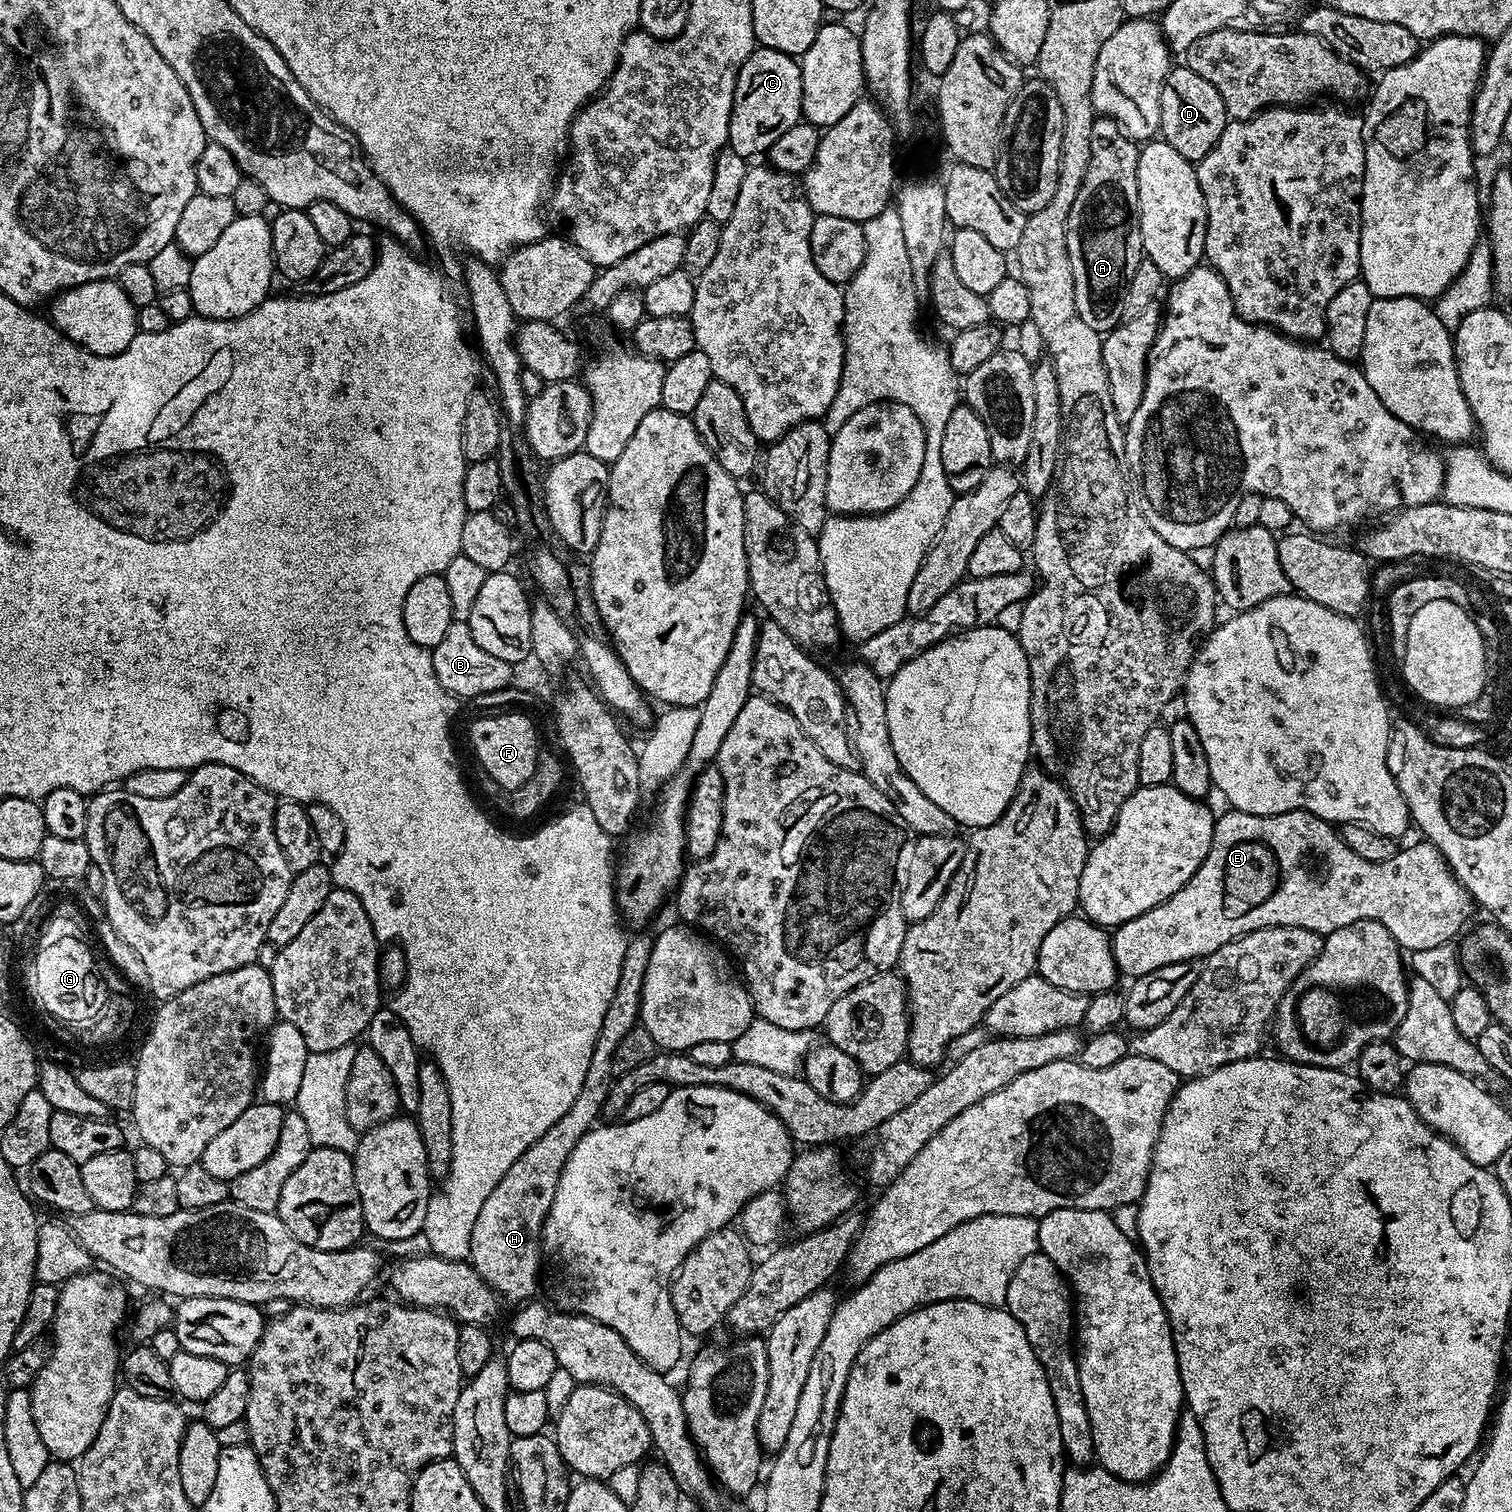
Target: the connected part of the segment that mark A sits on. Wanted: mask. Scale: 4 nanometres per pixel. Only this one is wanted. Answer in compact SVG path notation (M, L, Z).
M1098 118L1094 122L1094 130L1090 130L1090 162L1089 165L1086 166L1086 178L1082 178L1082 186L1078 190L1078 198L1074 198L1074 206L1070 206L1070 218L1066 222L1066 250L1070 254L1070 270L1074 270L1074 302L1078 306L1078 314L1082 314L1082 322L1088 323L1090 327L1092 327L1096 332L1101 334L1107 334L1110 329L1116 327L1117 324L1121 323L1122 317L1119 310L1119 303L1124 299L1124 291L1126 290L1126 286L1130 282L1130 278L1134 274L1134 270L1140 265L1140 261L1142 259L1142 238L1140 237L1140 213L1138 212L1138 178L1136 175L1138 174L1138 158L1140 157L1140 148L1138 147L1137 141L1131 140L1127 134L1122 131L1118 127L1118 125L1113 121L1107 118Z

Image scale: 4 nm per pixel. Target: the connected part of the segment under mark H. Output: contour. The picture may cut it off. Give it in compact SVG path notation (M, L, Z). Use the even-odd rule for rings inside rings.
M636 936L628 940L626 954L622 958L622 970L618 974L618 986L614 986L614 998L606 1006L606 1014L602 1017L602 1030L598 1030L598 1042L594 1042L594 1054L590 1058L590 1066L586 1070L586 1082L582 1082L582 1090L578 1090L578 1098L574 1098L574 1106L554 1122L542 1134L542 1138L535 1140L502 1174L498 1186L490 1190L490 1198L482 1205L482 1210L478 1210L478 1219L474 1221L472 1231L472 1241L470 1242L470 1254L467 1259L470 1261L476 1273L485 1280L496 1293L501 1301L509 1300L512 1306L520 1306L531 1301L532 1287L536 1284L536 1267L540 1264L542 1257L542 1210L547 1210L554 1200L554 1190L558 1190L558 1182L574 1146L582 1137L597 1123L596 1119L601 1119L604 1111L610 1081L613 1079L612 1055L618 1048L618 1042L630 1034L630 1030L637 1027L640 1019L640 994L644 985L645 972L648 969L650 960L650 950L652 949L653 937Z

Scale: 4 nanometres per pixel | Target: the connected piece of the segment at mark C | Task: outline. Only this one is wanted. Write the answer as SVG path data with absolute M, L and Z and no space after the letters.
M757 47L746 58L746 62L740 68L740 73L736 79L736 89L734 90L734 102L732 103L732 113L730 114L730 126L728 127L727 147L733 152L742 154L745 158L753 158L759 154L767 153L770 146L790 126L801 123L801 108L803 106L803 78L800 73L801 65L793 57L779 52L773 48Z

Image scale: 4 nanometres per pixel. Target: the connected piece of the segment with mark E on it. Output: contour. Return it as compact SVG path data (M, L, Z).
M1228 810L1228 813L1221 820L1219 817L1213 823L1212 845L1202 862L1202 866L1198 866L1198 870L1193 876L1170 898L1166 898L1161 904L1154 906L1148 912L1144 912L1138 918L1119 925L1111 933L1116 971L1121 977L1135 978L1150 974L1162 966L1170 966L1174 962L1186 962L1187 960L1196 962L1214 954L1214 950L1226 946L1226 942L1237 940L1238 937L1250 934L1254 930L1262 930L1270 926L1298 926L1306 930L1327 934L1338 930L1342 926L1350 926L1359 920L1373 920L1374 922L1382 922L1382 926L1386 926L1386 930L1390 930L1390 934L1394 934L1394 938L1400 943L1401 949L1407 950L1409 953L1418 950L1430 950L1430 946L1442 946L1455 941L1461 935L1460 927L1467 922L1468 915L1471 914L1472 908L1474 909L1474 901L1453 874L1452 867L1444 861L1444 855L1430 843L1419 843L1412 844L1409 848L1401 847L1394 854L1394 858L1386 858L1382 862L1366 862L1366 858L1358 858L1358 854L1354 854L1354 850L1350 850L1350 846L1346 846L1346 842L1341 838L1339 831L1329 821L1309 812L1303 810L1284 811L1282 814L1274 814L1273 816L1259 816L1249 812Z

